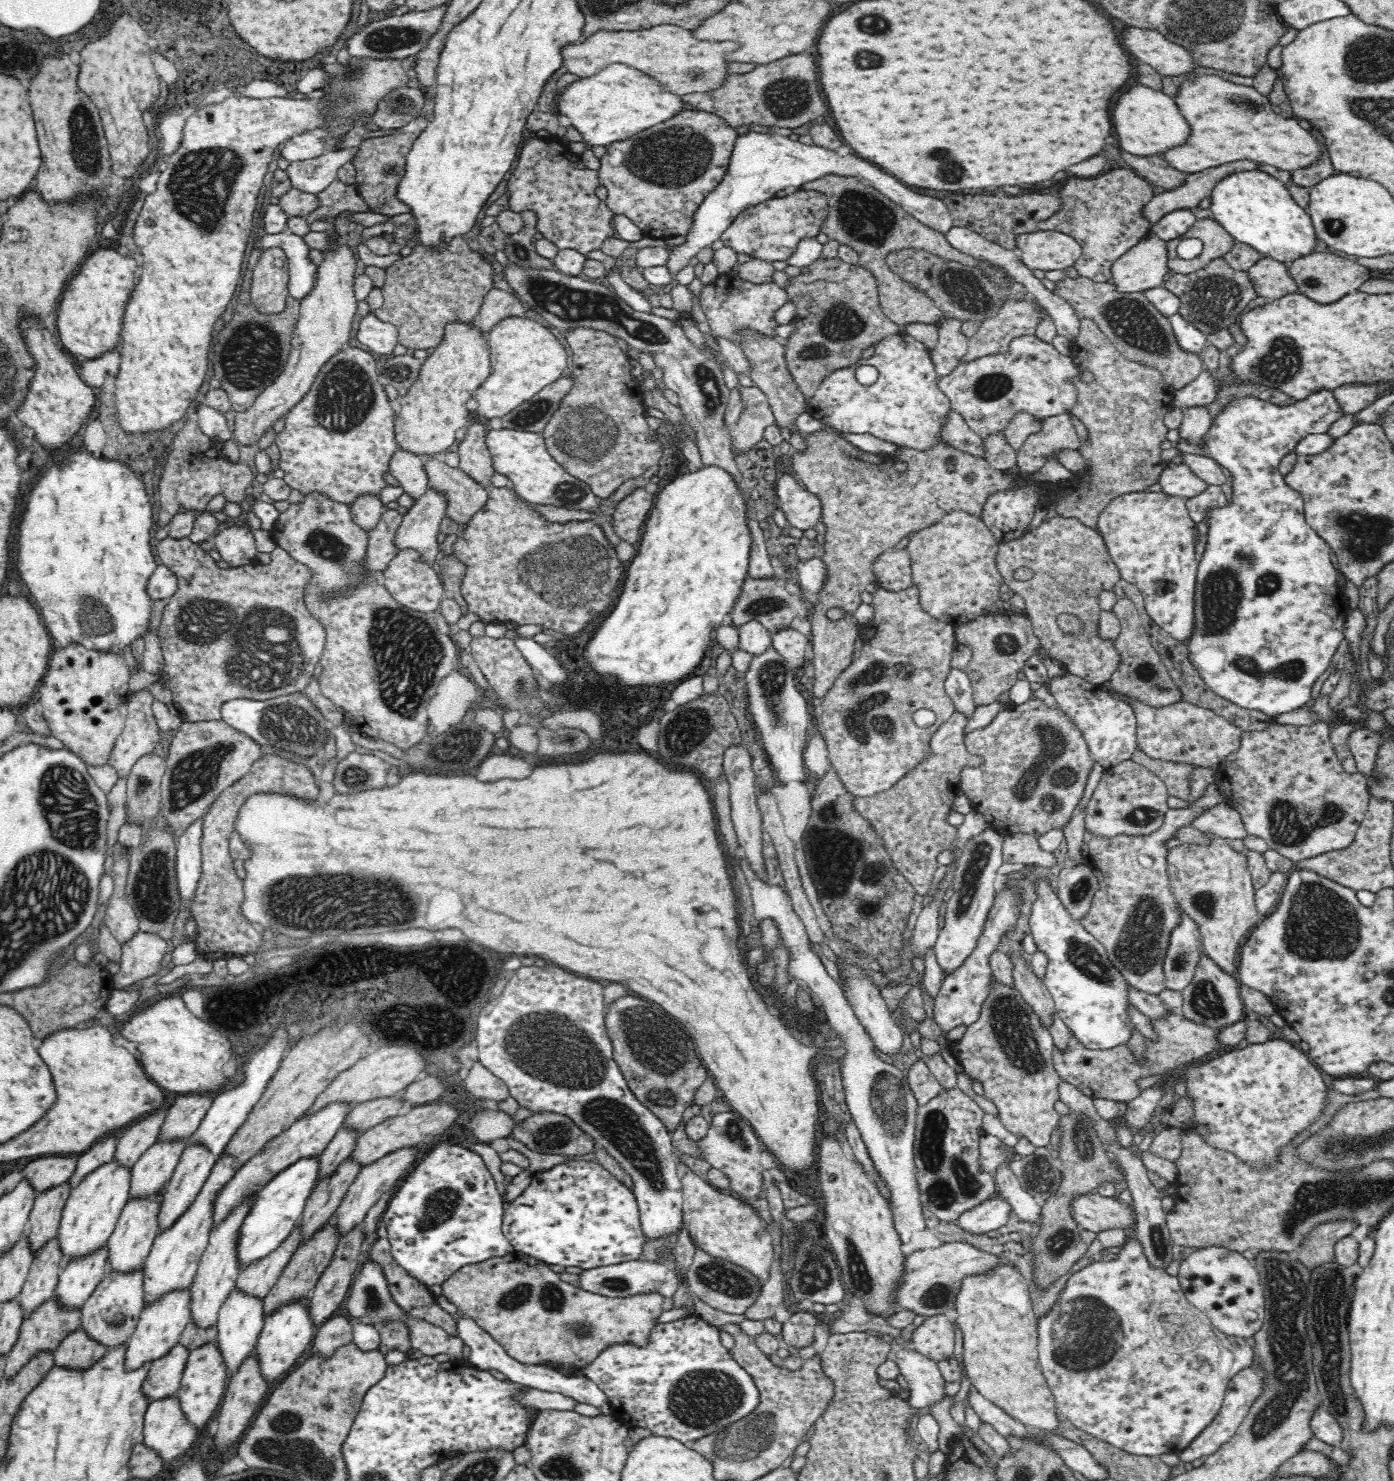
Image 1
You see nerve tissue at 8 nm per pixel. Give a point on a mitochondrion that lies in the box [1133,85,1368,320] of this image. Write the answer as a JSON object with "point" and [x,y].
{"point":[1252,106]}

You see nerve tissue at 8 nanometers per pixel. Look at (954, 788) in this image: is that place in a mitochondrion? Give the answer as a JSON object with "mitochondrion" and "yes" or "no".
{"mitochondrion":"no"}

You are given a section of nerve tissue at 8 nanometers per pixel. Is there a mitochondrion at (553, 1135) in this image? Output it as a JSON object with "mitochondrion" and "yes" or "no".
{"mitochondrion":"yes"}

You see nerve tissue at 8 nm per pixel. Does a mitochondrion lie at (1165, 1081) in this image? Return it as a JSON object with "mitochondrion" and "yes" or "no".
{"mitochondrion":"no"}

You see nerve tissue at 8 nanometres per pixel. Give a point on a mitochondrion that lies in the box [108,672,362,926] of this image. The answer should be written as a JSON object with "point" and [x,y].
{"point":[196,773]}

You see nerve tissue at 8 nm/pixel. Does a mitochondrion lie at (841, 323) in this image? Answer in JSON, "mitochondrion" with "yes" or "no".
{"mitochondrion":"yes"}

